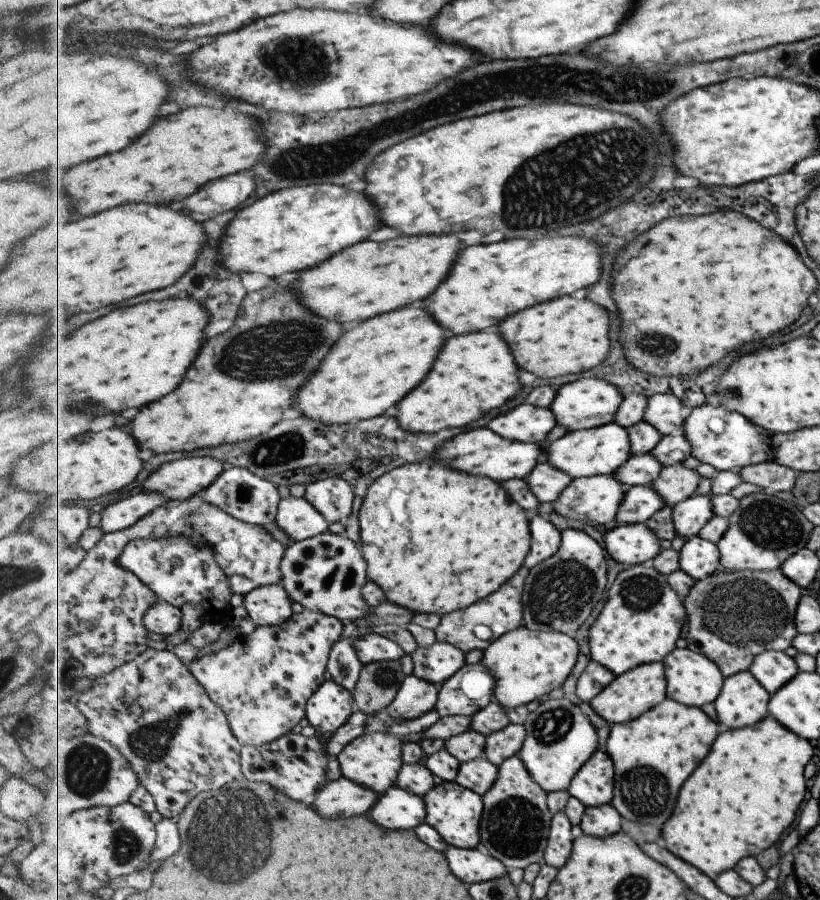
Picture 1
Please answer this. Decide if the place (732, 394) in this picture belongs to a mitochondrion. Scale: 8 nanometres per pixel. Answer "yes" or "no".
yes

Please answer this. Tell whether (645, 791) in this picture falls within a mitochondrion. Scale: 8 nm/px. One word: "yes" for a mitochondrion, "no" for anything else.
yes

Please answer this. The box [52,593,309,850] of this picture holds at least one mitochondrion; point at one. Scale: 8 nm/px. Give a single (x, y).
(87, 770)

